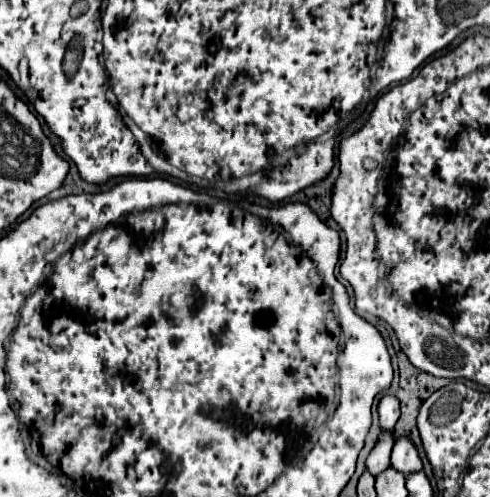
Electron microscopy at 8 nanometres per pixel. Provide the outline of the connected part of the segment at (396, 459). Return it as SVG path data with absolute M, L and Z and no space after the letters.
M395 439L395 447L391 453L391 467L403 475L411 475L421 469L419 453L409 439Z

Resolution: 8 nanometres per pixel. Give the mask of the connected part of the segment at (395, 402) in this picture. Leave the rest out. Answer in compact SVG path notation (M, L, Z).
M389 395L381 397L377 411L379 411L381 429L393 431L397 419L399 419L399 399L397 399L397 397L389 397Z

